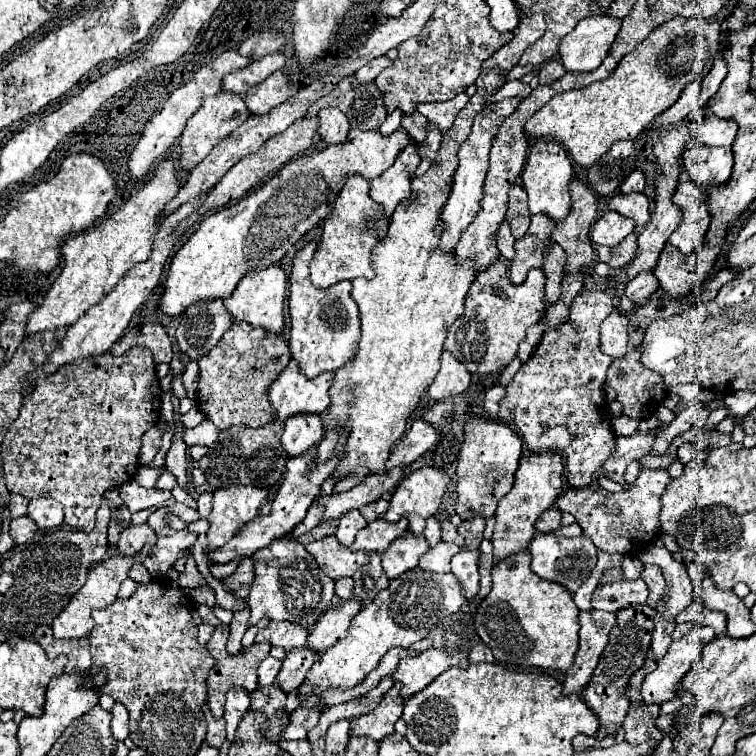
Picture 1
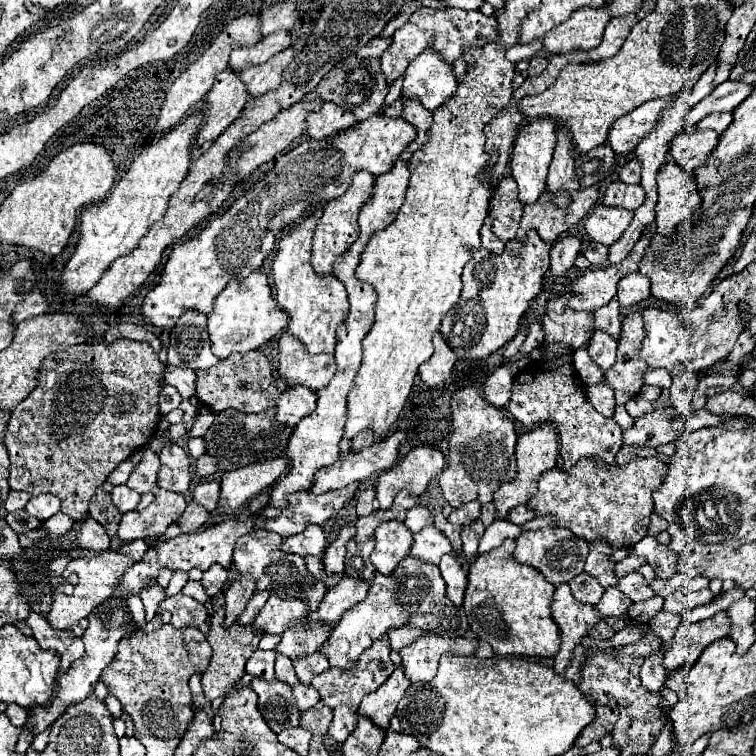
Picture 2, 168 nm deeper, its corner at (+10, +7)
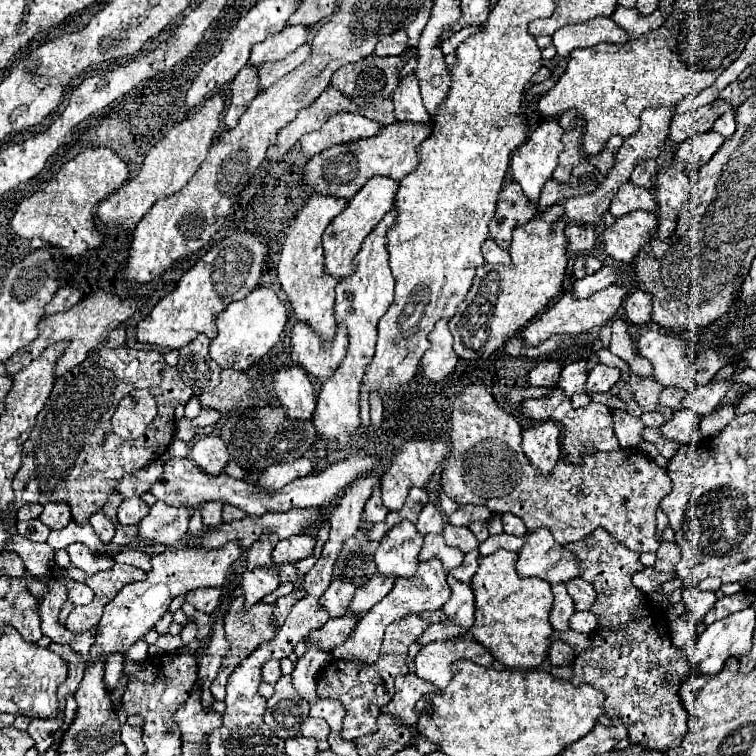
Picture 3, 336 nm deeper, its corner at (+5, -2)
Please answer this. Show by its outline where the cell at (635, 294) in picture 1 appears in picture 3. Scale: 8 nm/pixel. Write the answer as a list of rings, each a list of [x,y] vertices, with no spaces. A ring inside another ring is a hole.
[[[634,290],[626,304],[626,316],[632,324],[646,324],[650,322],[650,312],[652,312],[652,294],[644,290]]]

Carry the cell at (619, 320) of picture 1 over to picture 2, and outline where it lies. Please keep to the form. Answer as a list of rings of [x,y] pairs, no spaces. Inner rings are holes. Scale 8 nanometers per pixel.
[[[595,331],[591,341],[589,341],[589,357],[591,361],[605,373],[613,363],[615,363],[615,351],[617,351],[617,341],[603,333],[603,331]]]

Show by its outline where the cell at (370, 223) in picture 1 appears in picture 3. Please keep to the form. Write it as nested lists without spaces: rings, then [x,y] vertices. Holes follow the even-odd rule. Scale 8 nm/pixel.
[[[374,176],[348,202],[348,206],[328,224],[328,228],[324,230],[324,236],[322,236],[322,244],[324,244],[324,268],[330,276],[334,276],[334,278],[350,276],[352,266],[354,266],[352,264],[354,256],[358,254],[364,238],[382,220],[382,216],[392,208],[396,192],[398,192],[398,182],[396,180],[386,178],[386,176]]]

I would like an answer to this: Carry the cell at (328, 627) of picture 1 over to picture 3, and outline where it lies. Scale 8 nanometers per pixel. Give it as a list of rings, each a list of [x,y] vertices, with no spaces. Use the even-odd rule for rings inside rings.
[[[374,574],[374,578],[370,578],[364,586],[356,588],[356,594],[346,608],[346,614],[360,616],[368,612],[374,604],[378,604],[392,590],[392,586],[394,586],[394,580],[382,574]]]

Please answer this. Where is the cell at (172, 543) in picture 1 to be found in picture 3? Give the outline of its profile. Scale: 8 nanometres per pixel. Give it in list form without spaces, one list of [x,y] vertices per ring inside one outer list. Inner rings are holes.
[[[204,502],[200,506],[200,512],[206,530],[214,530],[222,524],[222,502]]]

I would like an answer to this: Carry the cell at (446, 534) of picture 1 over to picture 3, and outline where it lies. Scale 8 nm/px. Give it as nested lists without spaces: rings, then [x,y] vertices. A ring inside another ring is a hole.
[[[446,524],[442,536],[444,536],[446,544],[460,548],[464,554],[470,552],[470,550],[476,550],[476,548],[478,548],[478,540],[474,538],[474,534],[472,534],[468,528],[456,528],[456,526]]]

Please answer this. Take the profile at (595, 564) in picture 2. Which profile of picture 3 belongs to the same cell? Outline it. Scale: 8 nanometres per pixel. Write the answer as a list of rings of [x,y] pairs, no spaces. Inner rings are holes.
[[[600,528],[578,544],[566,544],[566,548],[582,562],[580,578],[590,582],[598,592],[590,612],[600,620],[592,632],[592,646],[574,658],[572,684],[590,684],[604,692],[604,712],[613,725],[628,726],[630,744],[656,752],[678,746],[688,726],[688,712],[682,708],[678,688],[682,676],[690,676],[692,672],[684,650],[676,650],[670,642],[664,610],[642,600],[642,592],[630,580],[634,572],[644,570],[638,554],[618,544],[618,540]]]

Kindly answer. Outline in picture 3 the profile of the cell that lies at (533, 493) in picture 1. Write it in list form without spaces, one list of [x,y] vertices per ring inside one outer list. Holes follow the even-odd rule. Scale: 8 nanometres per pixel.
[[[542,422],[522,432],[522,450],[530,464],[548,476],[560,460],[560,428],[554,422]]]

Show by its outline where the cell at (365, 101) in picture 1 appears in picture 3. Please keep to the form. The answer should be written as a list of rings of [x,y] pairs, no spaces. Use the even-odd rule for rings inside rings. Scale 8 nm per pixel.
[[[368,56],[366,60],[346,64],[338,72],[334,72],[330,86],[342,92],[346,98],[354,100],[358,108],[372,106],[386,98],[392,98],[400,82],[398,74],[402,66],[404,62],[400,56]]]

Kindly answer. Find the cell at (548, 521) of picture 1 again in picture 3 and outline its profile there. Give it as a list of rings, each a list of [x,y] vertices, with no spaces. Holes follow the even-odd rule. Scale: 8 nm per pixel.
[[[504,514],[502,524],[504,524],[506,534],[514,534],[514,536],[524,536],[526,534],[526,524],[516,514]]]

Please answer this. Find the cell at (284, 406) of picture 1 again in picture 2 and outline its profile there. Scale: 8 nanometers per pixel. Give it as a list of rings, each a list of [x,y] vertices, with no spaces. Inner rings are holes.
[[[287,331],[279,339],[279,375],[287,385],[305,385],[313,391],[325,387],[335,373],[335,355],[309,355],[299,339]]]

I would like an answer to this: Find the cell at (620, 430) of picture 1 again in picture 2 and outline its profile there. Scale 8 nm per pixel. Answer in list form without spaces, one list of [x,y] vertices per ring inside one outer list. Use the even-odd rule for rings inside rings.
[[[617,405],[617,409],[615,409],[615,417],[613,417],[623,429],[625,427],[633,427],[633,423],[635,423],[635,419],[625,411],[625,407],[621,407],[621,405]]]

